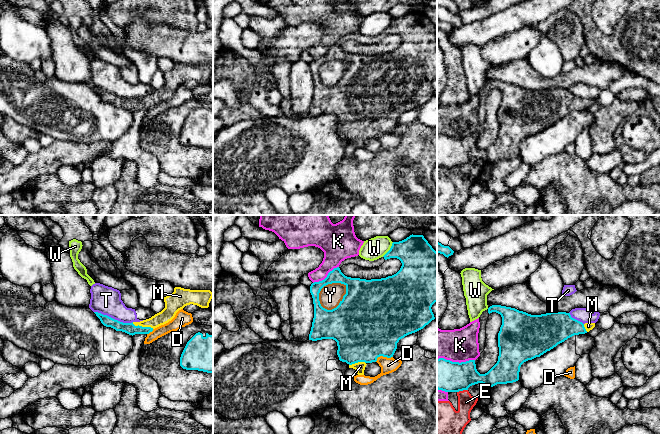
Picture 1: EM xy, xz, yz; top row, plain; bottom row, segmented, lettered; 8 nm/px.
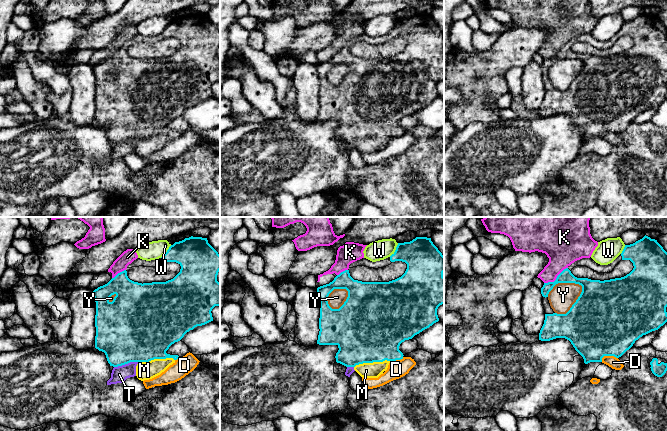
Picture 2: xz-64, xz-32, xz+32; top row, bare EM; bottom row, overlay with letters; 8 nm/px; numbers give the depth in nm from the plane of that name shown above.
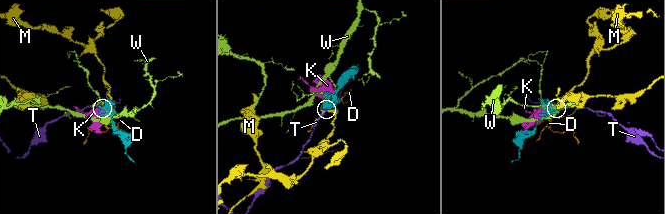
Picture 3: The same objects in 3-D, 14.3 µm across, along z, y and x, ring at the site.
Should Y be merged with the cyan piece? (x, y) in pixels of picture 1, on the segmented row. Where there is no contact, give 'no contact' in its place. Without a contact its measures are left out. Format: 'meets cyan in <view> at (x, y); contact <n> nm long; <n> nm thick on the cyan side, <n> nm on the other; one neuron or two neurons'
meets cyan in xz at (339, 304); contact 280 nm long; 500 nm thick on the cyan side, 180 nm on the other; two neurons

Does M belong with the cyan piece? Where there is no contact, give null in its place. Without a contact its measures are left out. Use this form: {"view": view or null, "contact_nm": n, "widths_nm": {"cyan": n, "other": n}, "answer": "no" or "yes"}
{"view": "xy", "contact_nm": 180, "widths_nm": {"cyan": 90, "other": 110}, "answer": "yes"}

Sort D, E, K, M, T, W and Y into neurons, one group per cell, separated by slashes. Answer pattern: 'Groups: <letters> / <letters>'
Groups: D / E K / M / T / W / Y

